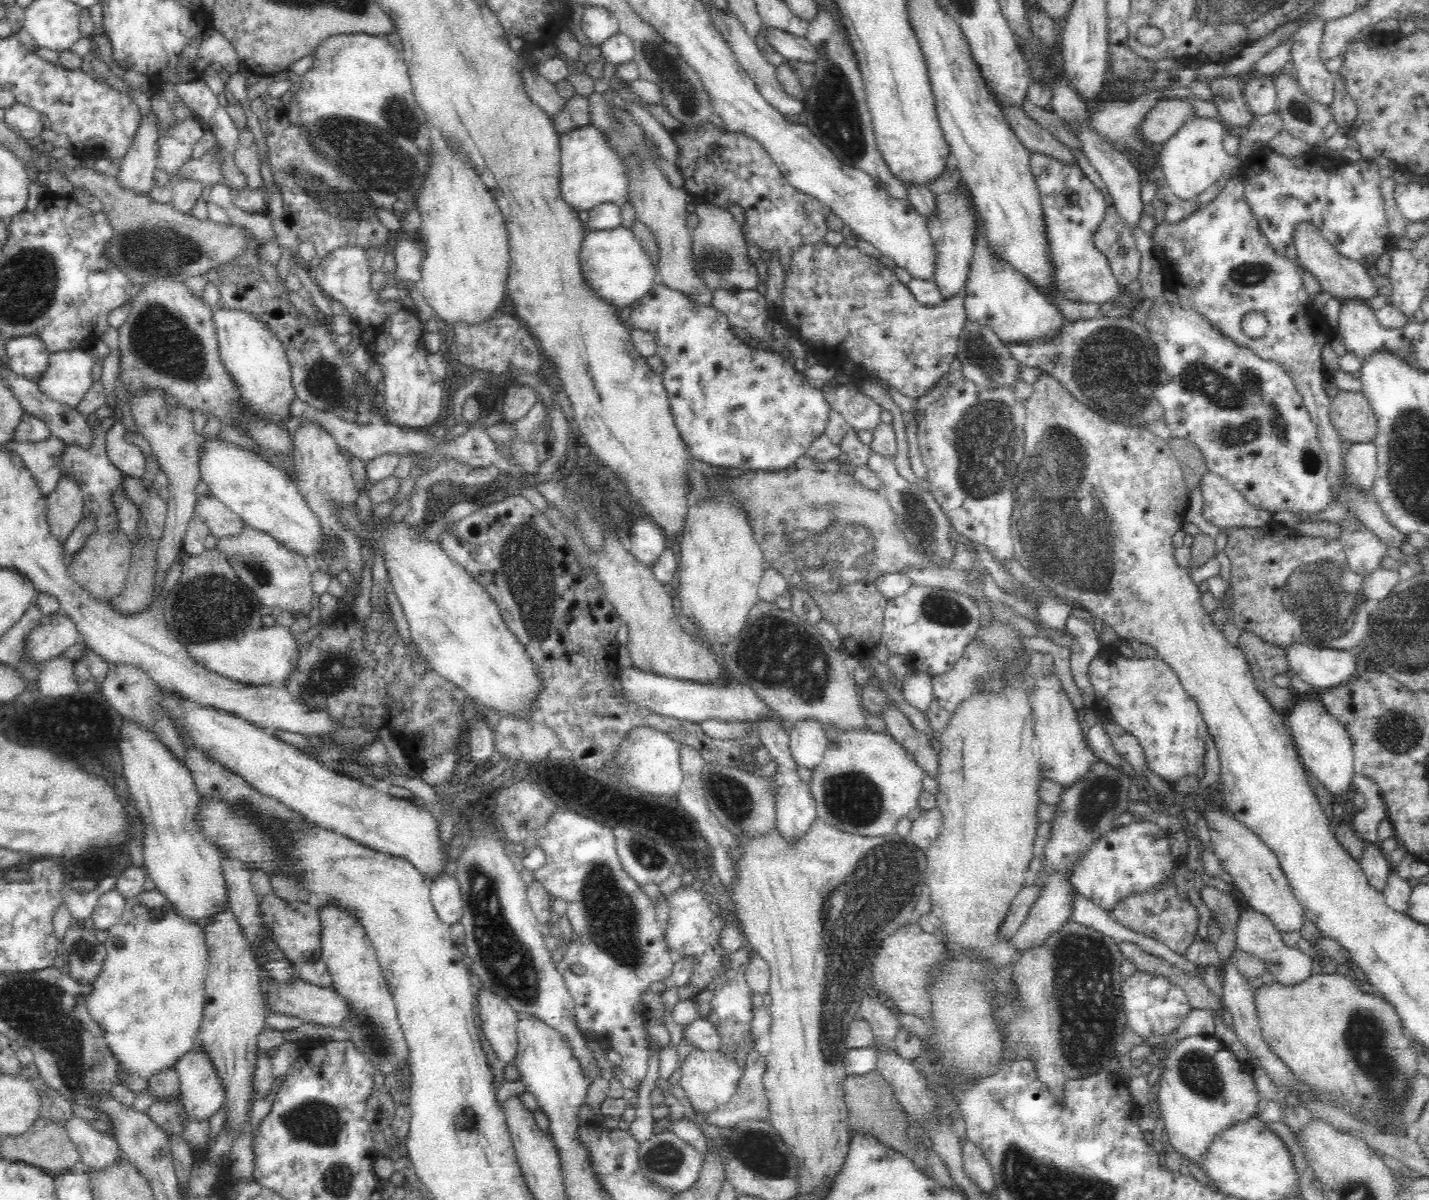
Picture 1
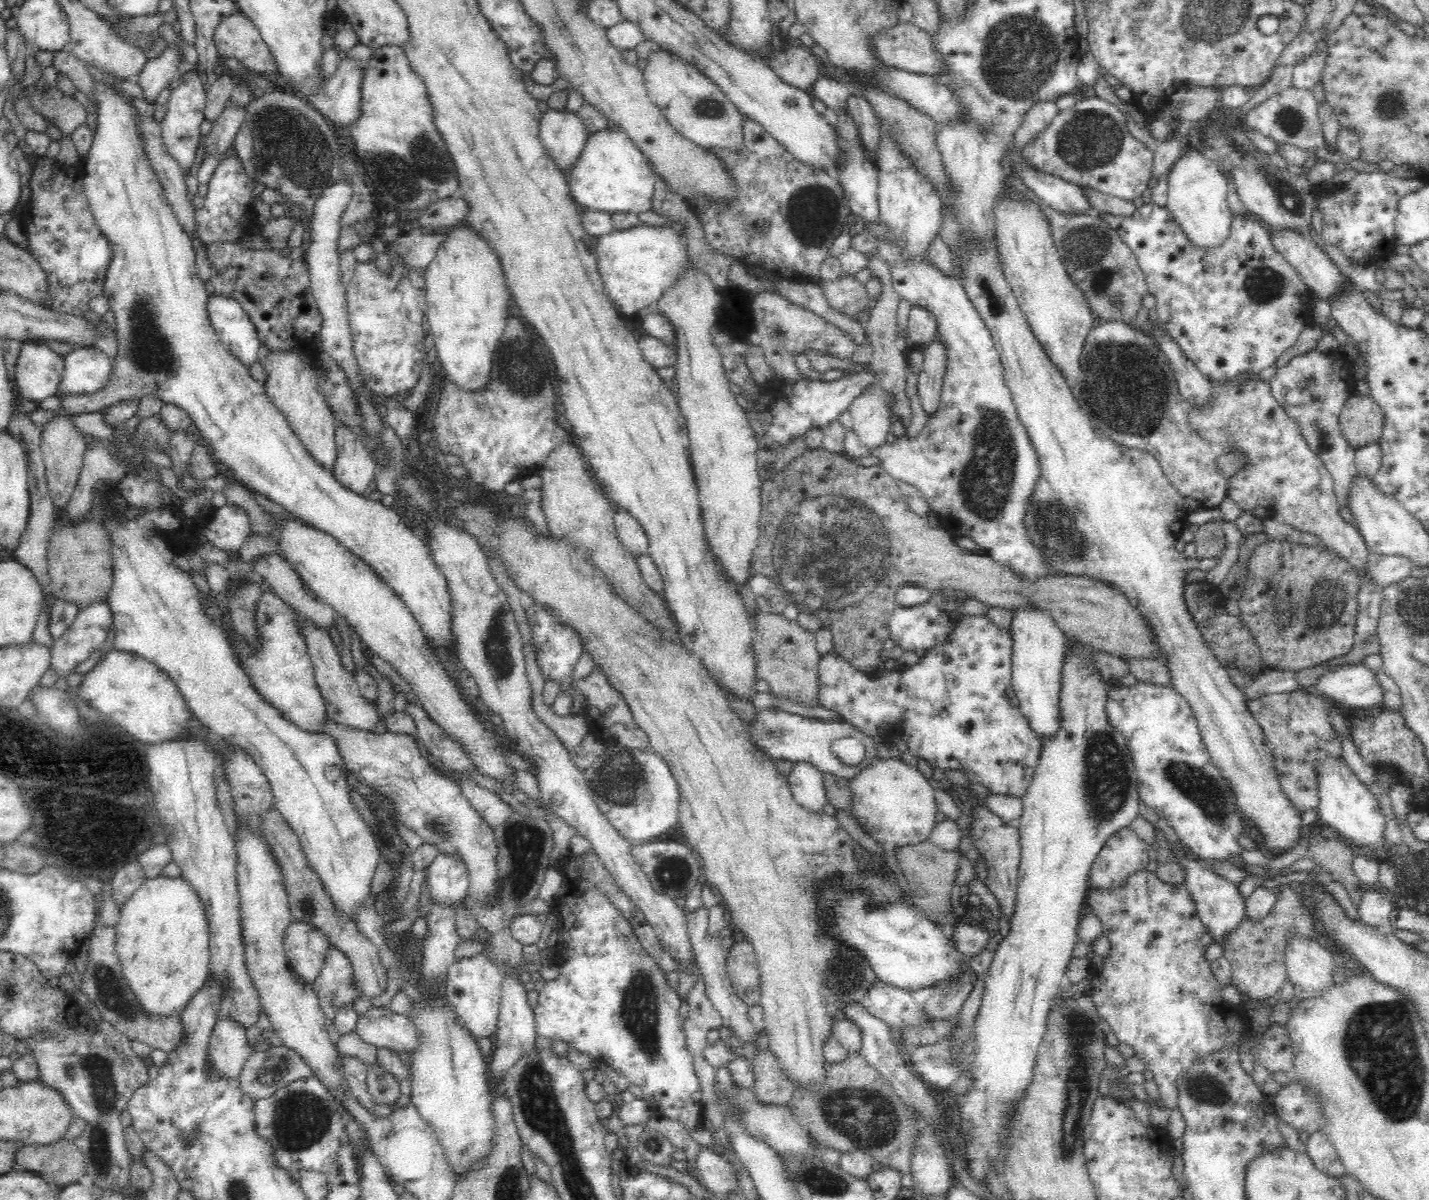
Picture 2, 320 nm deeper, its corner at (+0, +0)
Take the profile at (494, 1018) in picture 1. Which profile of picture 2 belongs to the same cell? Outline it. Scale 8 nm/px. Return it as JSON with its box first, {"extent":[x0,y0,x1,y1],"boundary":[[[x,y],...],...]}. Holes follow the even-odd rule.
{"extent":[444,949,503,1038],"boundary":[[[479,949],[476,954],[456,959],[448,969],[444,982],[444,995],[450,1006],[457,1013],[460,1023],[471,1032],[473,1036],[480,1038],[492,1038],[496,1023],[498,1023],[498,1012],[501,1003],[503,987],[503,972],[492,958]]]}

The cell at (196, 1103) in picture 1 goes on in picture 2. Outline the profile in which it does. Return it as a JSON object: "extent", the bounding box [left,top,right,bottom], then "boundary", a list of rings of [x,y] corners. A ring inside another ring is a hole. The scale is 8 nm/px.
{"extent":[209,1017,254,1078],"boundary":[[[220,1017],[214,1025],[209,1044],[209,1063],[225,1078],[238,1078],[254,1051],[247,1034],[248,1029],[230,1017]]]}

